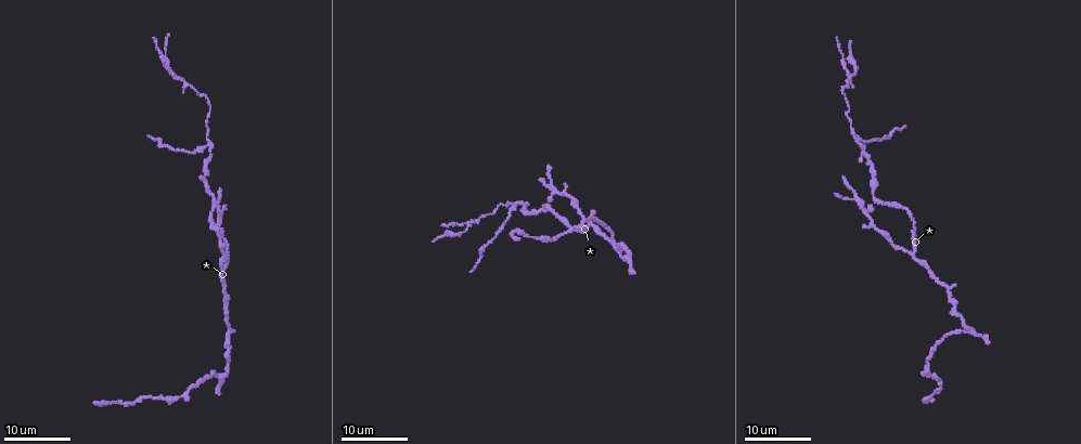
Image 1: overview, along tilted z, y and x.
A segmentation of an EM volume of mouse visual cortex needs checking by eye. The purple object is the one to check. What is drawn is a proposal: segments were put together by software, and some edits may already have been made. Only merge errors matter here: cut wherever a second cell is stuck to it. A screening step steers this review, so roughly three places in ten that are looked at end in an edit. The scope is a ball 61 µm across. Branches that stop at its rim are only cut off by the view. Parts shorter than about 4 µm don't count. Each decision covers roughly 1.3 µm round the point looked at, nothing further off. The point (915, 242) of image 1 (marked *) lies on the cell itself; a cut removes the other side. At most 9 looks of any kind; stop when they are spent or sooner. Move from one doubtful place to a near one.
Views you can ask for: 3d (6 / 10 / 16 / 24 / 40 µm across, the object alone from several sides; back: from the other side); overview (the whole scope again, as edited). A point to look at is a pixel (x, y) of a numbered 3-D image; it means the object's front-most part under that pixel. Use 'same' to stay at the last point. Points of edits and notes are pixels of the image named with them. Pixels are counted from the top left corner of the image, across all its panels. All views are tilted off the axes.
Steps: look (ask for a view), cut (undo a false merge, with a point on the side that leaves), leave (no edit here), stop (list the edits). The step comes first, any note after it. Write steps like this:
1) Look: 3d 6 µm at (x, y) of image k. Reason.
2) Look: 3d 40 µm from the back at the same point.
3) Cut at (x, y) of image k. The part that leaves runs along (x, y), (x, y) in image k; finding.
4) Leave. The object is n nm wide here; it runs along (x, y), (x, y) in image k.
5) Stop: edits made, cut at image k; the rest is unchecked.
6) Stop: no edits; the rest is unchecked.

Look: 3d 24 µm at (222, 287) of image 1. Side arm on a straight run.

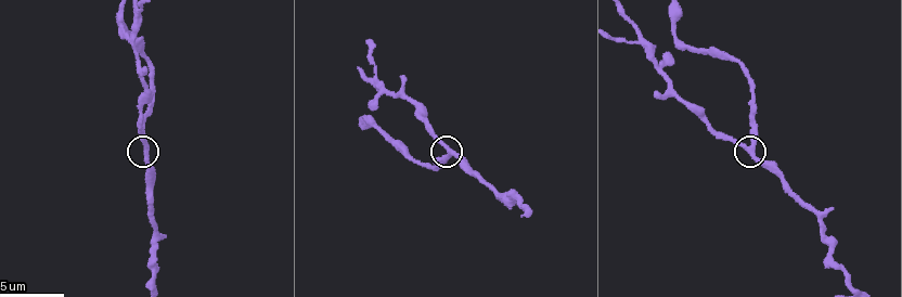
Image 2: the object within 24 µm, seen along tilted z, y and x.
Look: 3d 10 µm at (143, 149) of image 2.

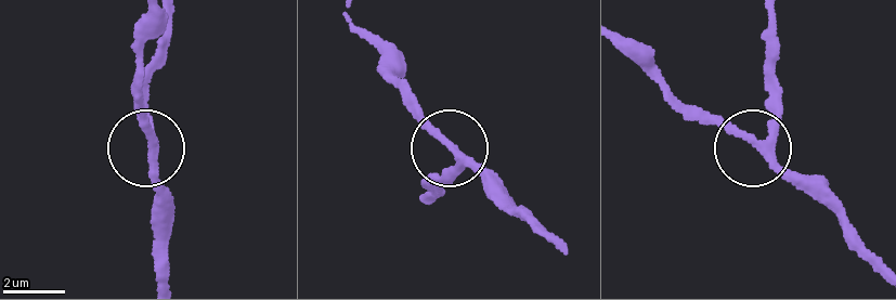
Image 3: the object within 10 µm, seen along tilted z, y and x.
Leave. The side arm is 18 µm long; it runs along (778, 91), (776, 127), (754, 143), (696, 109) in image 3; one cell here.

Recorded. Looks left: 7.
Look: 3d 16 µm at (516, 202) of image 1. Arms part here.

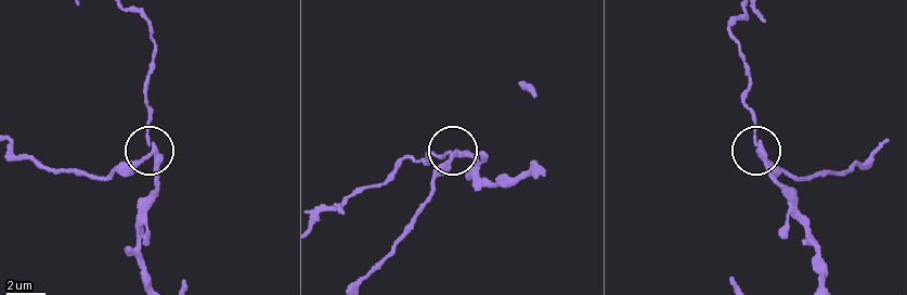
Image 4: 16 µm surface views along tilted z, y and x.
Look: 3d 10 µm at (759, 151) of image 4.

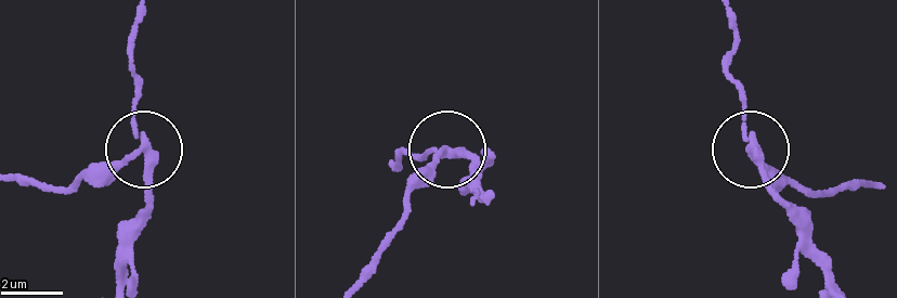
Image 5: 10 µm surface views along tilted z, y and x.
Cut at (106, 176) of image 5. The part that leaves runs along (138, 147), (70, 188), (18, 181) in image 5; a second cell is stuck on.

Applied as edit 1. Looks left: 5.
Look: overview. See it whole again.

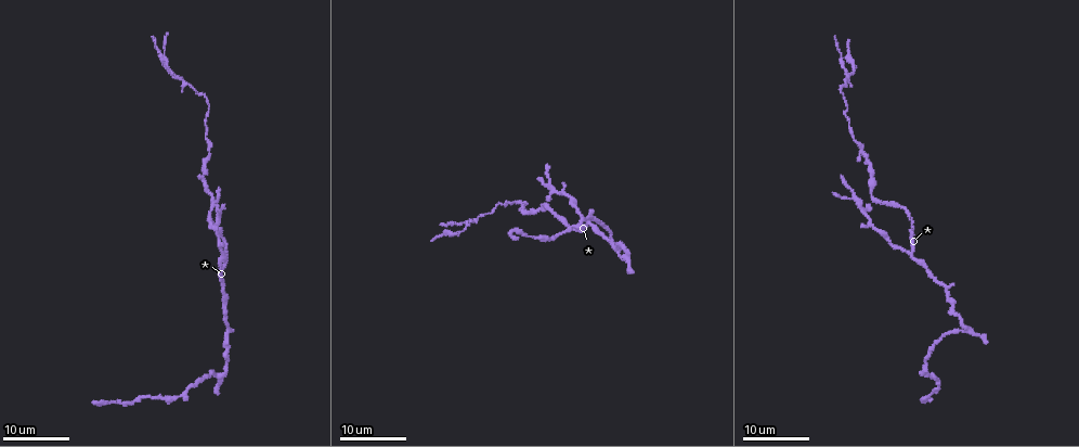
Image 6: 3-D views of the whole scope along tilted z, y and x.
Look: 3d 16 µm at (901, 208) of image 6. Thick turns thin.

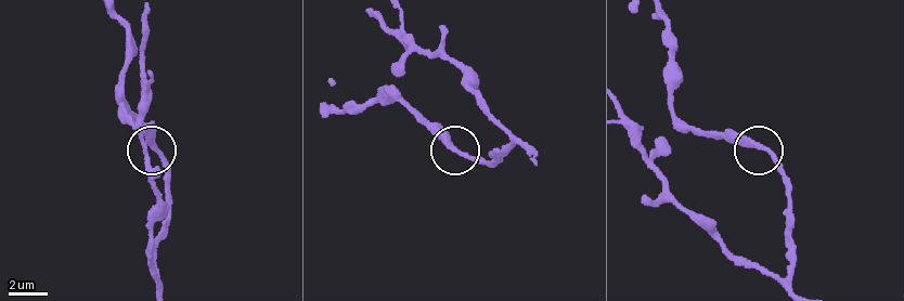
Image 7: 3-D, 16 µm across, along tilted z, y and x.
Look: 3d 10 µm at (760, 145) of image 7.

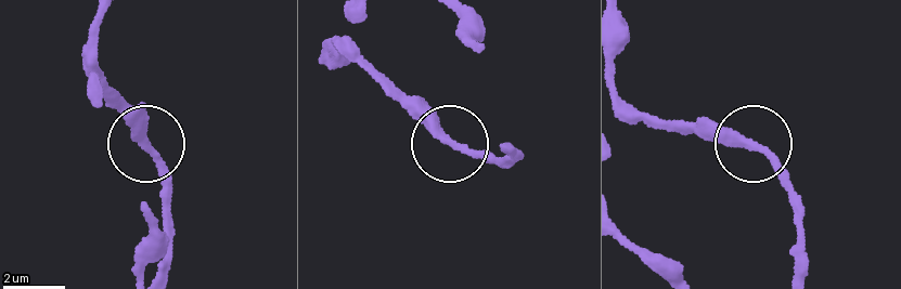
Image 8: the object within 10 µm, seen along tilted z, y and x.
Leave. It runs along (801, 272), (783, 166), (760, 146), (721, 141), (685, 121) in image 8; one cell here.

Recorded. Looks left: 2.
Look: 3d 16 µm at (865, 154) of image 6. Three arms meet.

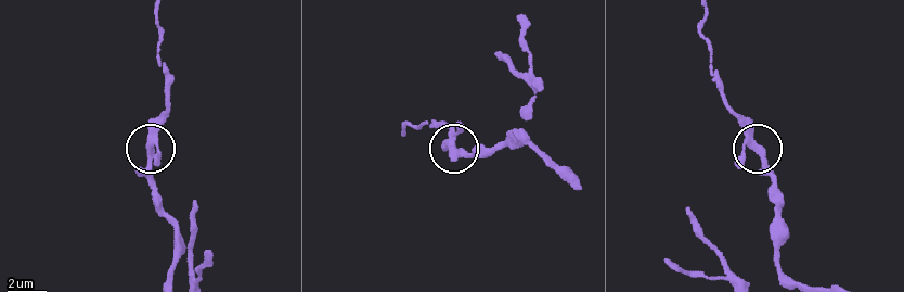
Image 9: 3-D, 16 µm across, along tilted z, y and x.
Look: 3d 10 µm at (758, 150) of image 9. Zoom in.

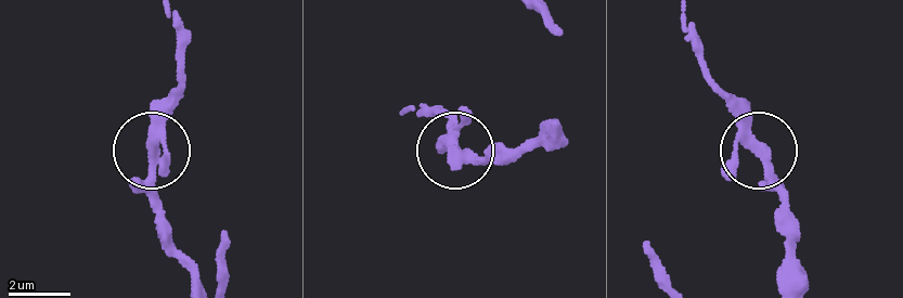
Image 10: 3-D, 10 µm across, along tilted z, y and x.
Leave. It runs along (193, 279), (154, 173), (164, 114), (179, 79) in image 10; continuous, no second cell.

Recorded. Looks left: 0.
Stop: edits made, cut at image 5; the rest is unchecked.

